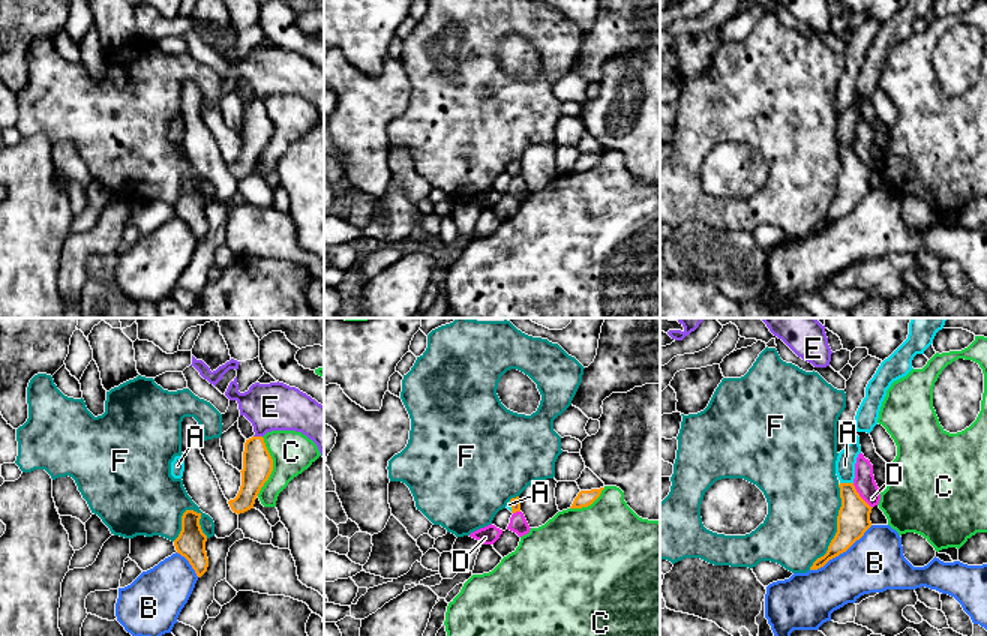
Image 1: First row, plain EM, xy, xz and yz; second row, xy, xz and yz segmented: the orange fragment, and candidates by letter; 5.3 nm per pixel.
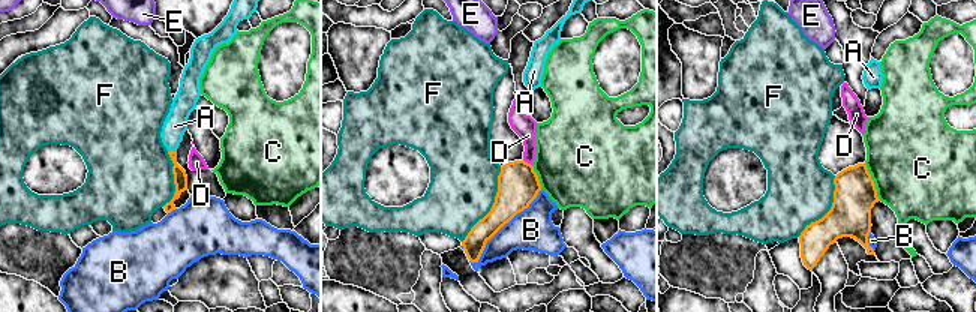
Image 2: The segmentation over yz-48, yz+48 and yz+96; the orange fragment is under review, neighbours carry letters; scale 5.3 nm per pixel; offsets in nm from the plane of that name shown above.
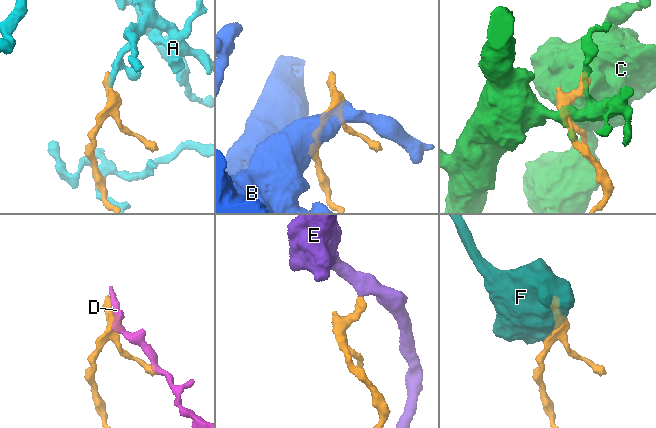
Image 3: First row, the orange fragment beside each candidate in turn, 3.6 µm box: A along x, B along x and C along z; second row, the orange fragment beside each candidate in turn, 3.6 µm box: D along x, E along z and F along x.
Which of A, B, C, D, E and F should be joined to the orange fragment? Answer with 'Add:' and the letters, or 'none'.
Add: A

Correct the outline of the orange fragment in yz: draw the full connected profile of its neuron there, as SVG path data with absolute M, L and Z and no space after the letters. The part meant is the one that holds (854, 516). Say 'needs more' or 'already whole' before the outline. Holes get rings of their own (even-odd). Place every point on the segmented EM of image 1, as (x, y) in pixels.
needs more; M860 436L854 440L838 453L836 460L836 474L840 480L842 507L837 516L837 532L831 540L824 556L818 558L810 570L824 567L830 560L846 552L864 532L872 526L872 508L856 492L854 486L855 464L861 453Z

